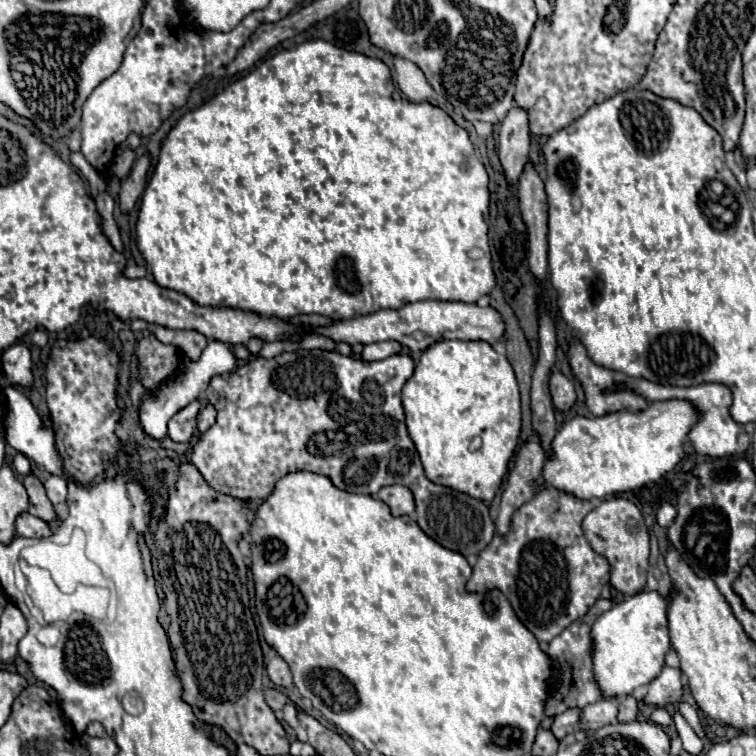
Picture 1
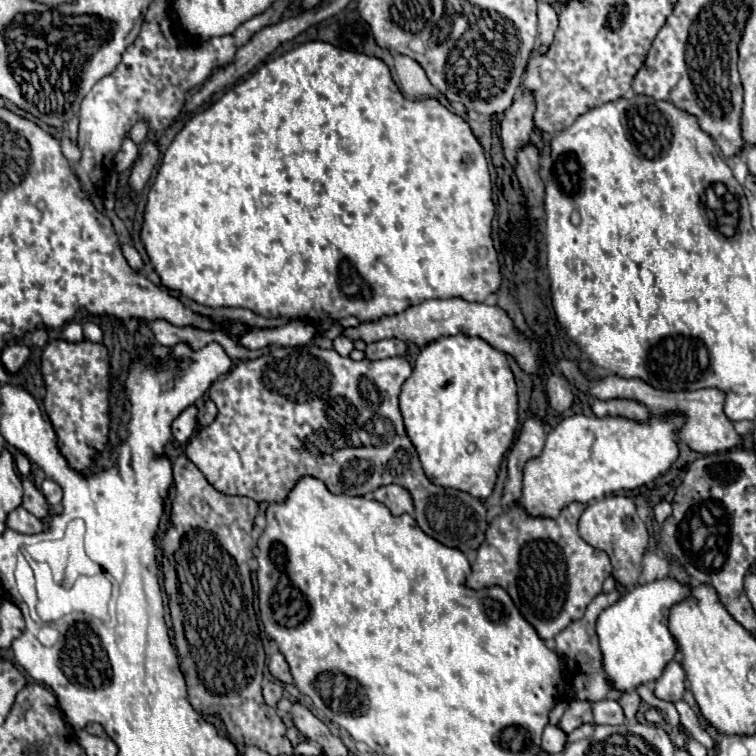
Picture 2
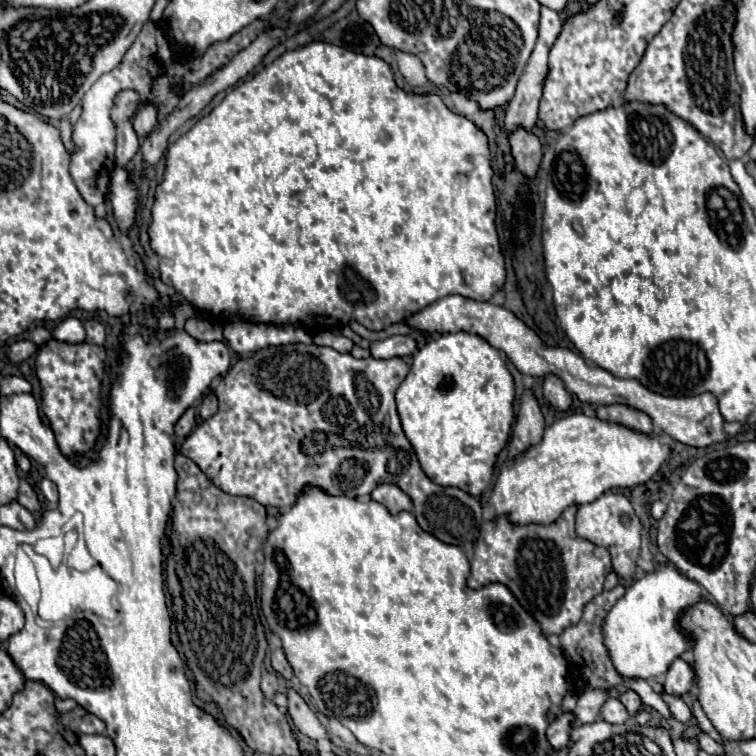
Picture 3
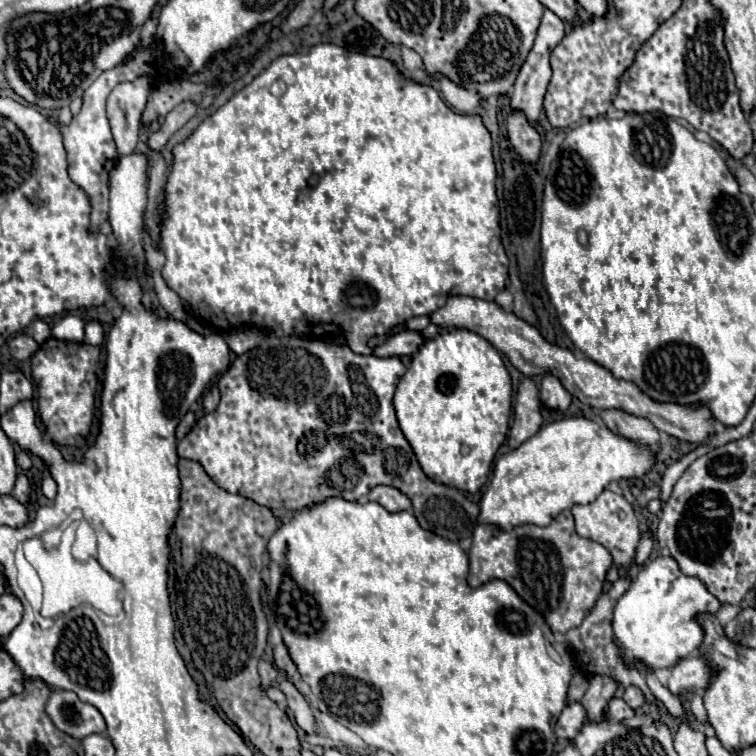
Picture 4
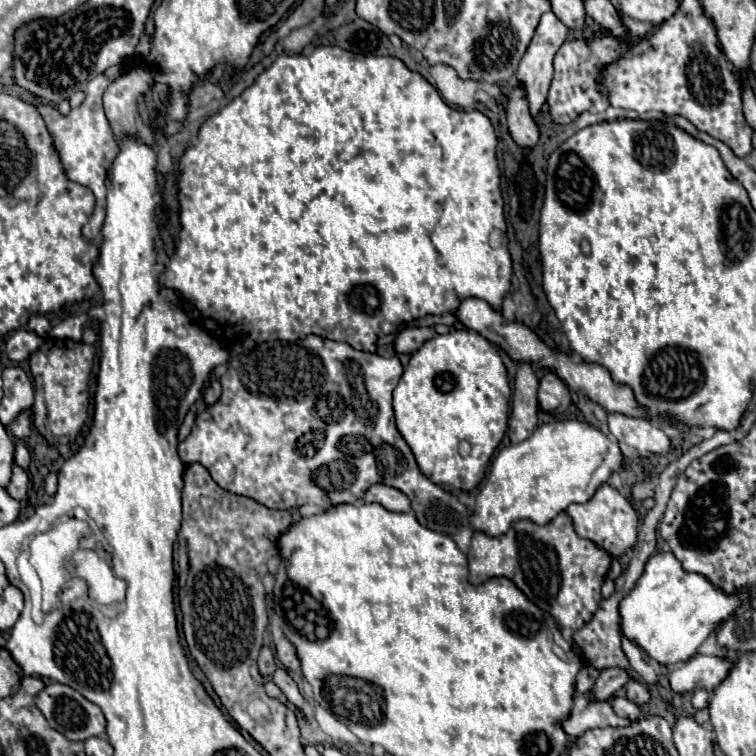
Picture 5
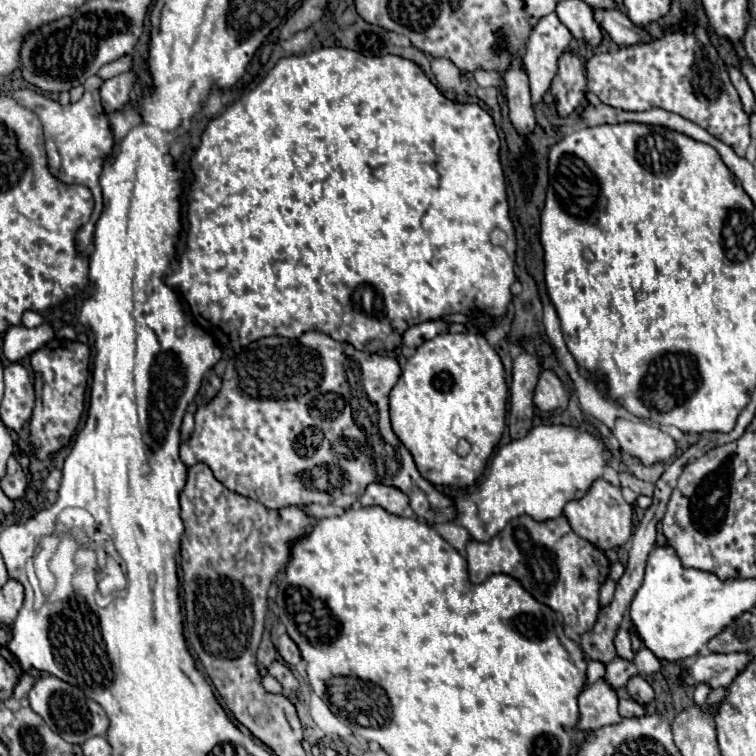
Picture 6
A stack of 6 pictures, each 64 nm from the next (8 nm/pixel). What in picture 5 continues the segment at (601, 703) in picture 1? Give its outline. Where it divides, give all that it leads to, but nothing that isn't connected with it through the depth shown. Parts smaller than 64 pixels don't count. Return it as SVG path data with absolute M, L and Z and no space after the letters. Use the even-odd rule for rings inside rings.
M614 696L612 698L612 706L614 706L614 712L622 718L630 718L630 720L636 720L640 716L640 708L636 704L632 704L628 698L620 698L620 696Z

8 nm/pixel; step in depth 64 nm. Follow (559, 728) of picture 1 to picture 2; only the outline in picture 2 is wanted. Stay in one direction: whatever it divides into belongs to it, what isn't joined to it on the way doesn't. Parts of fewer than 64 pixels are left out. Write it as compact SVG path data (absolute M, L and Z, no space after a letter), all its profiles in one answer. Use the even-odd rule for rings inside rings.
M572 700L568 710L564 712L562 720L558 722L558 726L568 734L588 722L592 722L592 702L590 700Z

